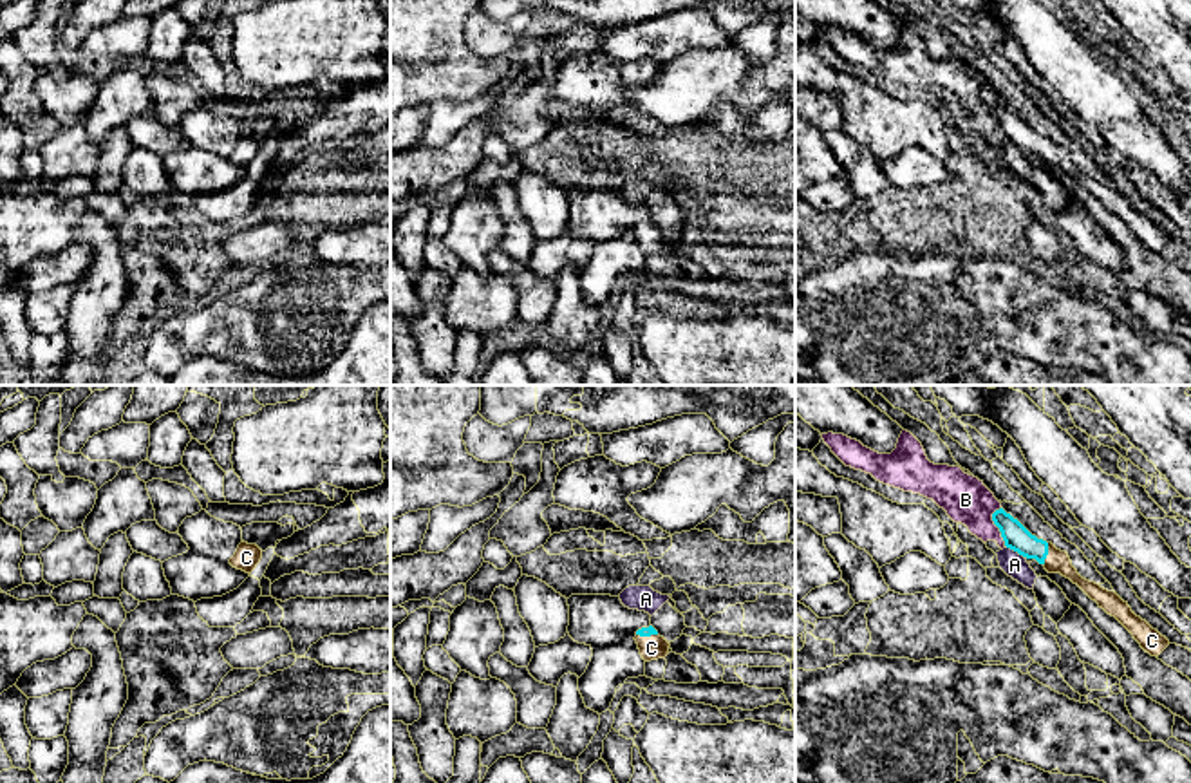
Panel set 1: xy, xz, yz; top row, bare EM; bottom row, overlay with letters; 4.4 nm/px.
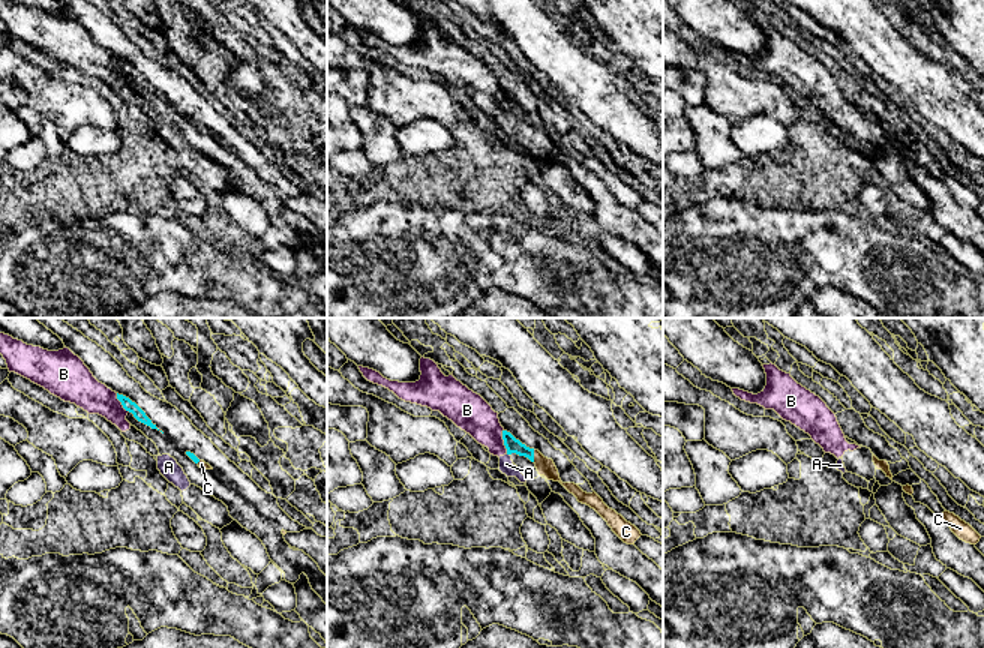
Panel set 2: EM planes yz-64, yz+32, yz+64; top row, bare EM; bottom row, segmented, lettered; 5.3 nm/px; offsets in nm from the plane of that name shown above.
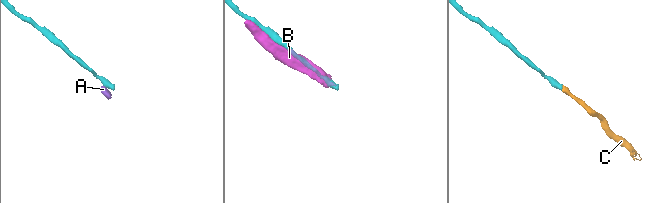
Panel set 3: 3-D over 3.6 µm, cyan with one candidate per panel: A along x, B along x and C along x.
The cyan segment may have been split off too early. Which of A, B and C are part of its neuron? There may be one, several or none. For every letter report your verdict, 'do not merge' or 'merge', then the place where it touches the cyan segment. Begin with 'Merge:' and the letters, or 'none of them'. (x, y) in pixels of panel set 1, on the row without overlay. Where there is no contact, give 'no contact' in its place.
Merge: C
A: do not merge | yz (1016, 145)
B: do not merge | yz (996, 120)
C: merge | yz (1047, 149)

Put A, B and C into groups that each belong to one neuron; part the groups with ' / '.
A B / C

